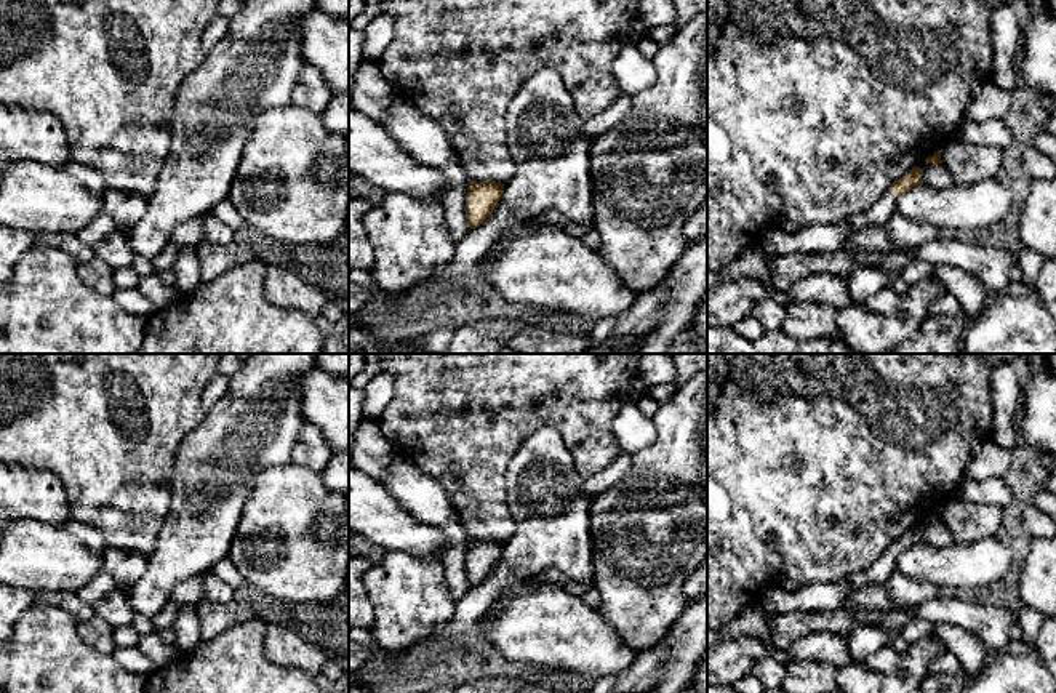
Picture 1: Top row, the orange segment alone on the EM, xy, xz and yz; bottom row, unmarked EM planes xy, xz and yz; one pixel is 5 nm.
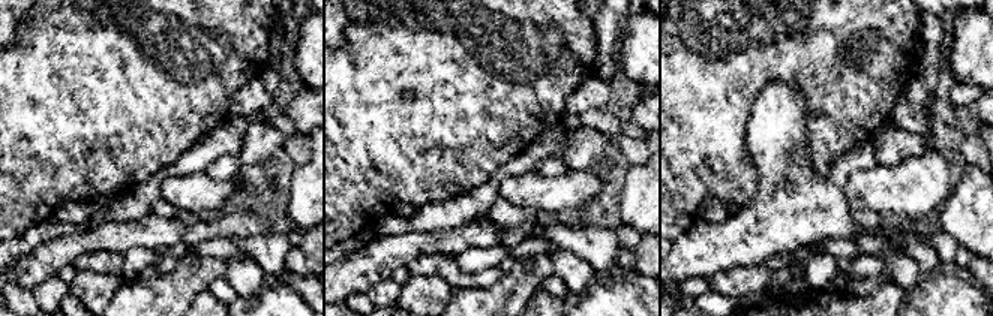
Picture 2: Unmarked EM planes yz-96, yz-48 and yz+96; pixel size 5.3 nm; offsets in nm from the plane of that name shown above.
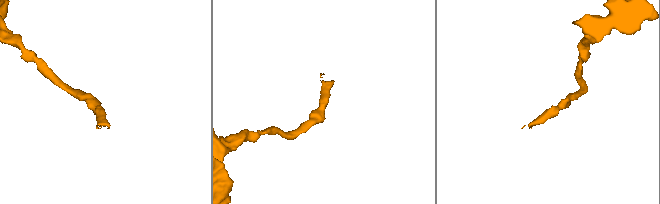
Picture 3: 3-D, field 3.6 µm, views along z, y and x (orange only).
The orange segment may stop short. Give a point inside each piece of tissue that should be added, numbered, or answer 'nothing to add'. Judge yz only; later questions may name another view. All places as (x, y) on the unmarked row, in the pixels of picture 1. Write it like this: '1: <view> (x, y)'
1: yz (821, 596)

